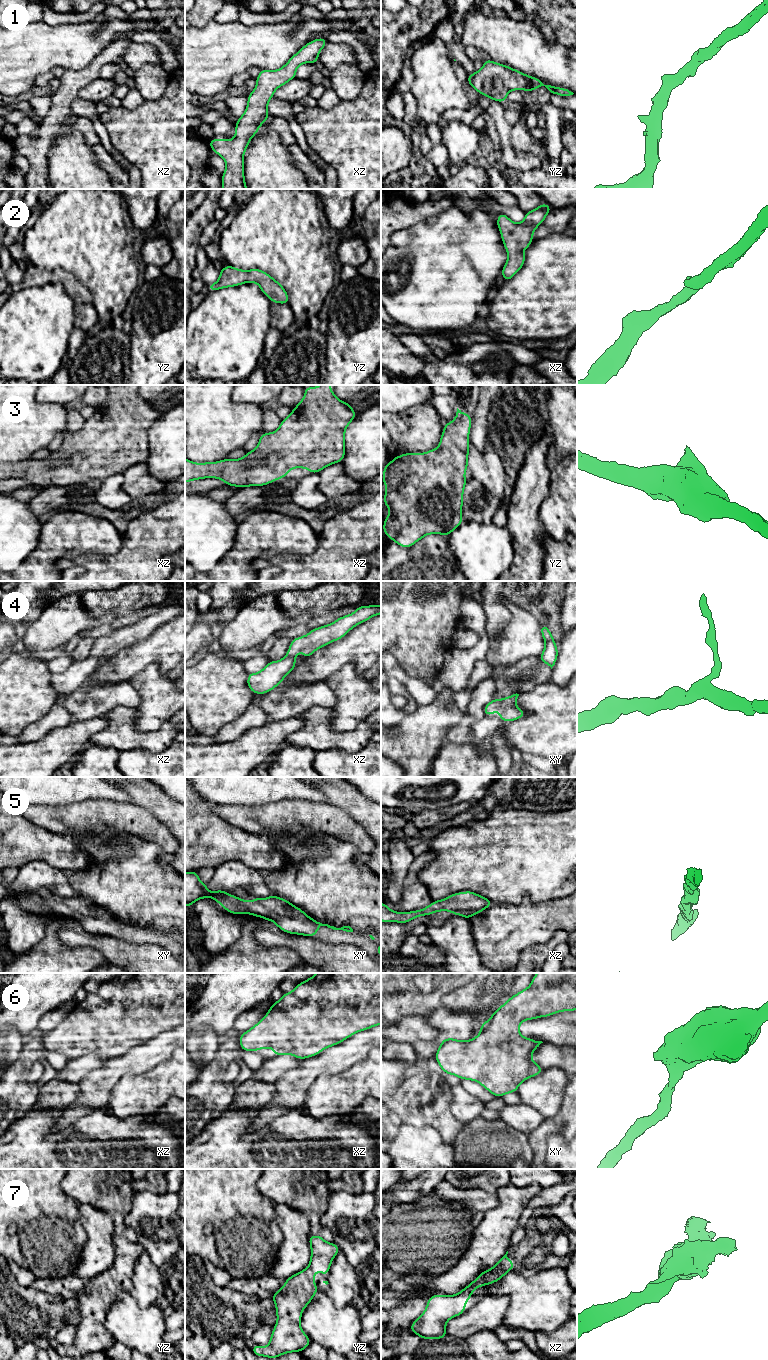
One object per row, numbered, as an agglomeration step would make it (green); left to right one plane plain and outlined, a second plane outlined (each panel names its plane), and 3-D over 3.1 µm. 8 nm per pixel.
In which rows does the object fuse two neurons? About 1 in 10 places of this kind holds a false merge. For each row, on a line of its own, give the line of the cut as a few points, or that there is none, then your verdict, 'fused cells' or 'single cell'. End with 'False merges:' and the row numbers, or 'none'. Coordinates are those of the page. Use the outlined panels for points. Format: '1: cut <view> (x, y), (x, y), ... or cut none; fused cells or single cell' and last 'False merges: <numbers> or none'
1: cut none; single cell
2: cut none; single cell
3: cut none; single cell
4: cut none; single cell
5: cut none; single cell
6: cut none; single cell
7: cut none; single cell
False merges: none

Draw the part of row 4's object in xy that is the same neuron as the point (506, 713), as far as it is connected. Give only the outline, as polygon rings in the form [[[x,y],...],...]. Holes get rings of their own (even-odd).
[[[513,694],[503,699],[494,698],[491,702],[484,706],[484,715],[489,716],[495,713],[495,709],[499,709],[499,718],[503,721],[512,722],[526,715],[524,710],[516,707],[516,701],[519,694]]]

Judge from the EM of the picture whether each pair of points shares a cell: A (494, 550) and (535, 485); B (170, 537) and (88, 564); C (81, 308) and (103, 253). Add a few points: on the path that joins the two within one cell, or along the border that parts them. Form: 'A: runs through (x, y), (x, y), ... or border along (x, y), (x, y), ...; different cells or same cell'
A: border along (505, 526), (510, 534), (513, 552); different cells
B: runs through (150, 543), (129, 564), (108, 564); same cell
C: border along (92, 305), (97, 313), (96, 327); different cells

